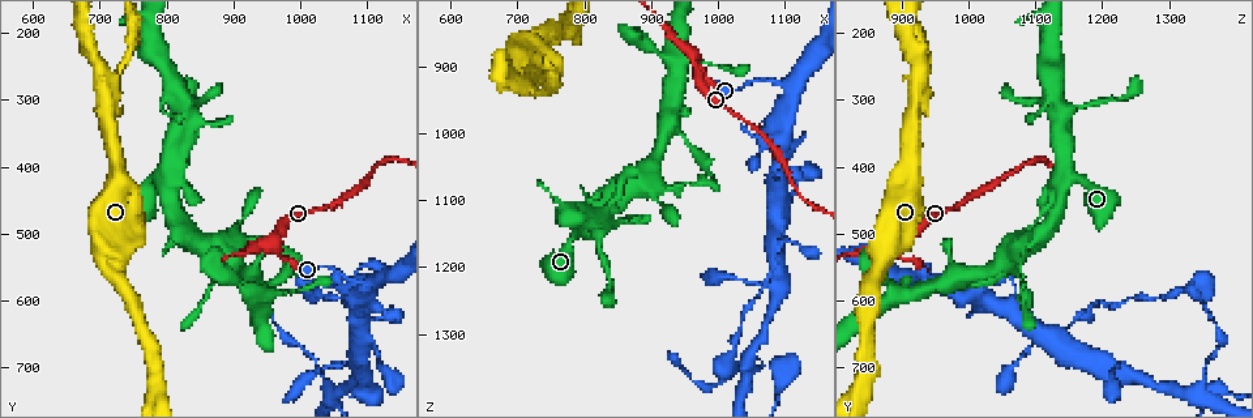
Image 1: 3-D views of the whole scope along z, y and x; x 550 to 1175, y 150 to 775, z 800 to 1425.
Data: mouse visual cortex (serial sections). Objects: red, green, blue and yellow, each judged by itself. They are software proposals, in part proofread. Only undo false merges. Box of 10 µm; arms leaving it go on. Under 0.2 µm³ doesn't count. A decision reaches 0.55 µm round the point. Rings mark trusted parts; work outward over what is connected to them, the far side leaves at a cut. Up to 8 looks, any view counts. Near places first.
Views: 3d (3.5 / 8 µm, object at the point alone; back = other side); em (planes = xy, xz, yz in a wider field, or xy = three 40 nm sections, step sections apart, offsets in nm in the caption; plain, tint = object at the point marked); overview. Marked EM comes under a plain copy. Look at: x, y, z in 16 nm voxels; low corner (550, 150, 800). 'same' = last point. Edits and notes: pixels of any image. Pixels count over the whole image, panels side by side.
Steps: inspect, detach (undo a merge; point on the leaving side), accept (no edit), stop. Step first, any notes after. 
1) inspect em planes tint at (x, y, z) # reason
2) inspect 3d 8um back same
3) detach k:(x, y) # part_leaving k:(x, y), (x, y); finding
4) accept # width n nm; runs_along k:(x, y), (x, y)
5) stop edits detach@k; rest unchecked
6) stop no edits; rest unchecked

inspect 3d 3.5um at (895, 535, 1060) # branch point

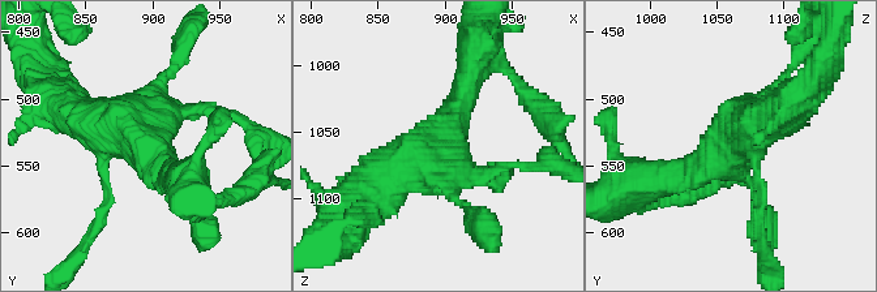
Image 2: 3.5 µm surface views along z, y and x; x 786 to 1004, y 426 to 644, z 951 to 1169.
inspect em xy step 1 tint at (892, 532, 1062) # shape alone is not enough

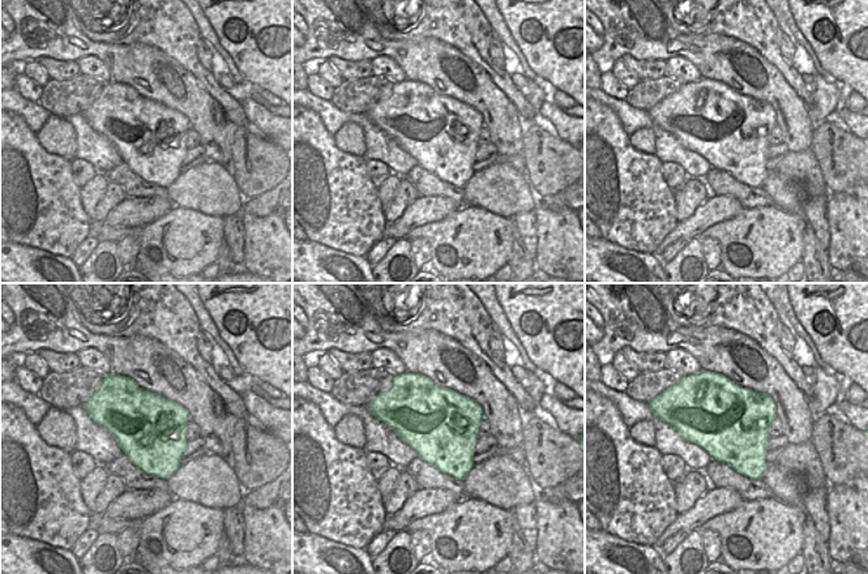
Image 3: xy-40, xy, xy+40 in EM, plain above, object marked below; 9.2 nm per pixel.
accept # runs_along 2:(351, 214), (436, 144), (460, 104); all the same cell

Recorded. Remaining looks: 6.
inspect 3d 3.5um at (1095, 645, 1135) # thin arm on a thick one

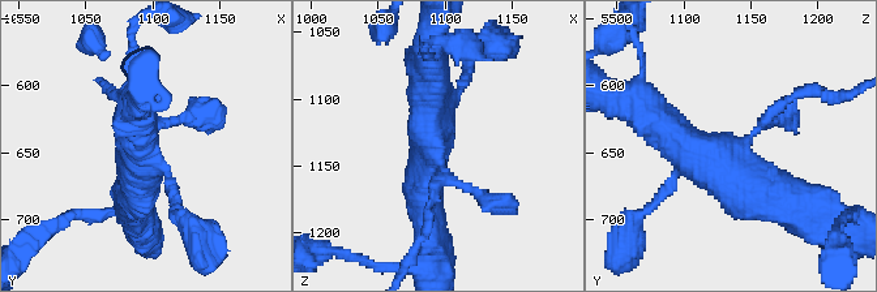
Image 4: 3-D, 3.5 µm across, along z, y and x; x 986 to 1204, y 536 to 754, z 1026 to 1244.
inspect em xy step 5 tint at (1092, 648, 1136) # need the tissue

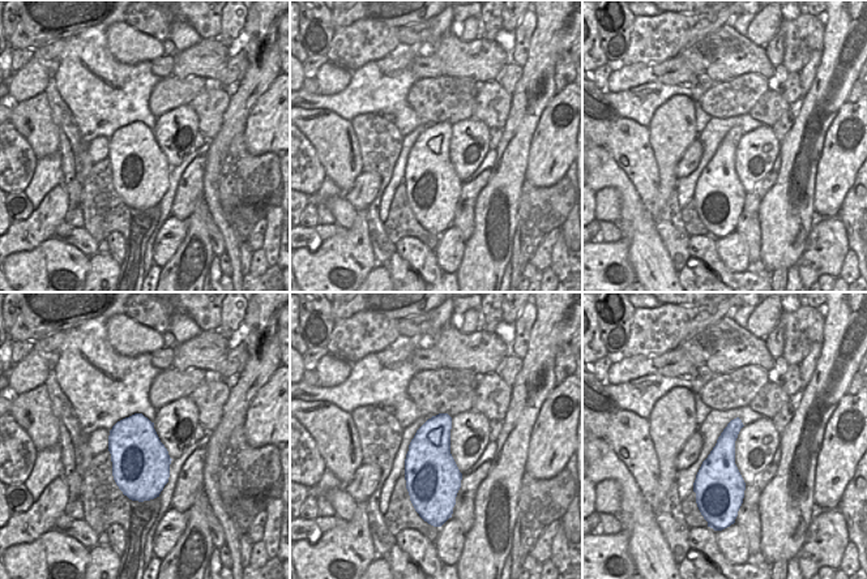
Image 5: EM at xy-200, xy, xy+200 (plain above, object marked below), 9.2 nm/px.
accept # runs_along 4:(645, 111), (739, 188), (788, 204); one cell here

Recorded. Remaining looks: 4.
inspect 3d 8um at (965, 505, 900) # a narrow waist

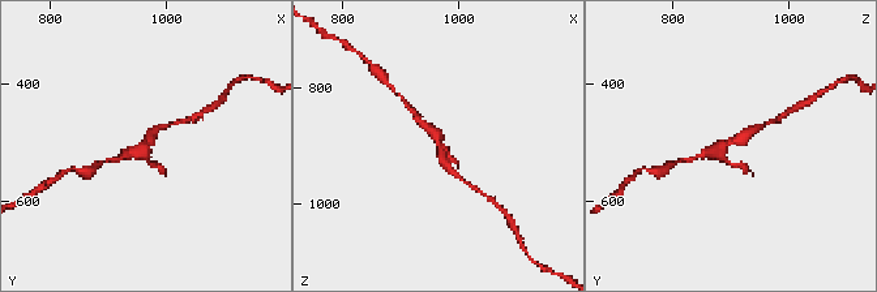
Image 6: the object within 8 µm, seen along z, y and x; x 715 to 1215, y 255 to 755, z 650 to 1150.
inspect 3d 3.5um same # closer look

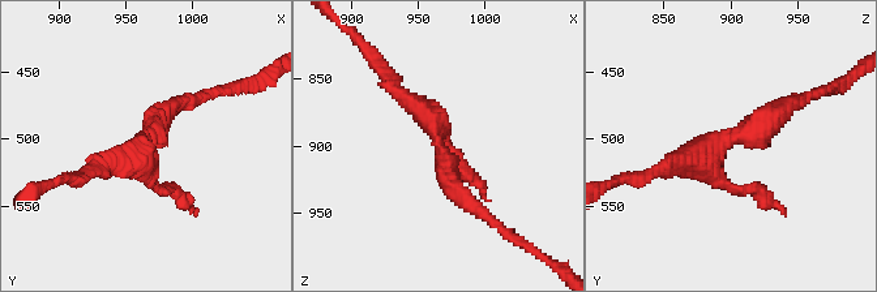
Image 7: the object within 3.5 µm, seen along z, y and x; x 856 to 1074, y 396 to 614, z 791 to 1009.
inspect em xy step 2 tint at (966, 500, 900) # need the tissue

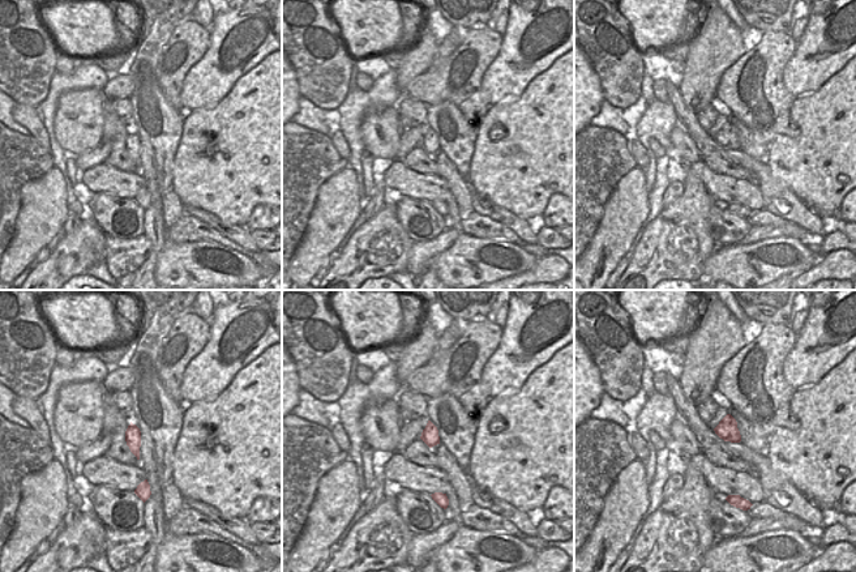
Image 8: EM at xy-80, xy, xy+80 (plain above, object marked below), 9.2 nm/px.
accept # runs_along 7:(471, 207), (435, 120), (390, 84); one cell here

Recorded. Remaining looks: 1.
stop no edits; rest unchecked

